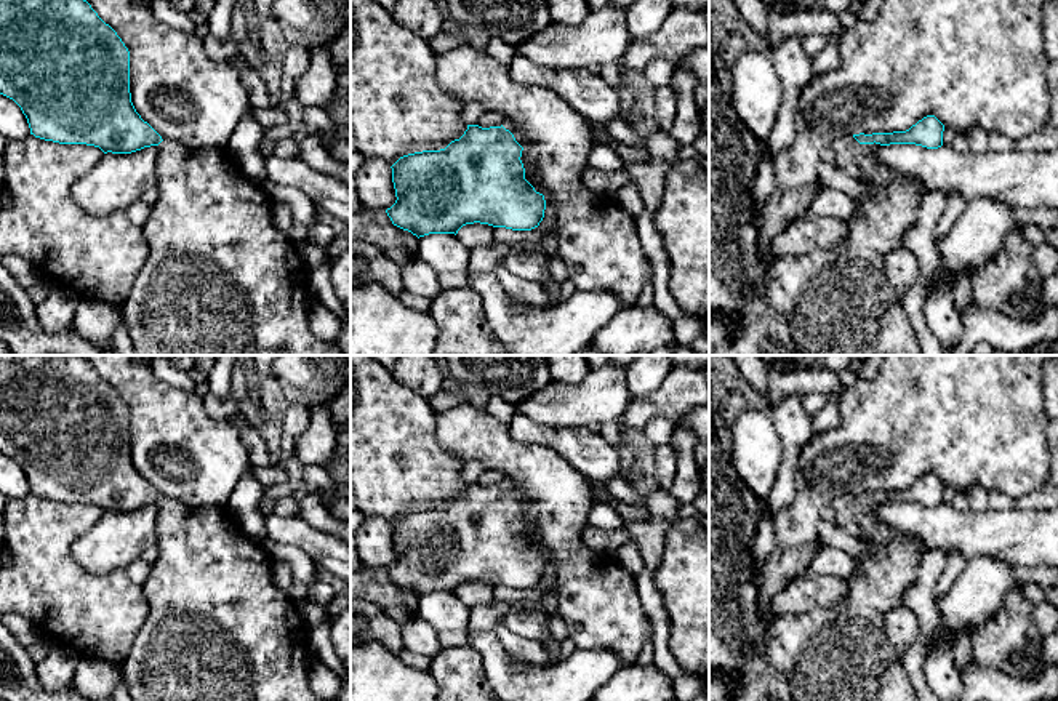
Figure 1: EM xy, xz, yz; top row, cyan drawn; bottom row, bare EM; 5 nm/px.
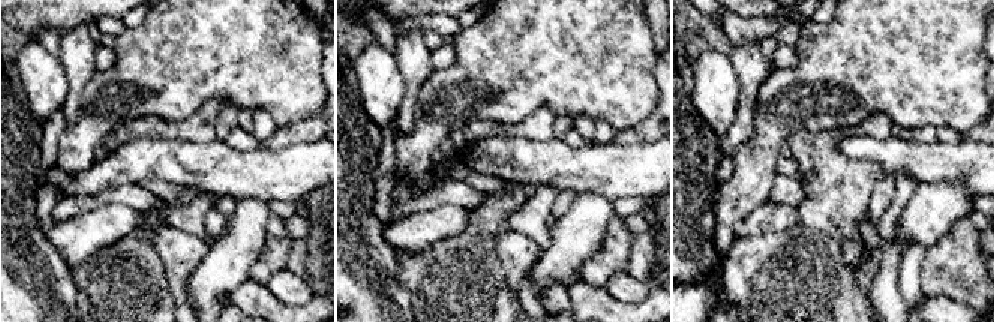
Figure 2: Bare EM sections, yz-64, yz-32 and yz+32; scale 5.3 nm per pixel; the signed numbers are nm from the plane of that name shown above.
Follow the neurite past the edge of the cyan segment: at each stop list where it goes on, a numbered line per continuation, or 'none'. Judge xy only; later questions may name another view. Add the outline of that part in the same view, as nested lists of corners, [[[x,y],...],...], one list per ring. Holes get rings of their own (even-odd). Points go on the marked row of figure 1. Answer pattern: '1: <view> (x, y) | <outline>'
1: xy (220, 279) | [[[163,139],[155,162],[158,198],[142,226],[149,256],[120,306],[138,355],[344,355],[309,328],[309,267],[293,234],[274,226],[272,200],[246,179],[227,149],[192,150]]]

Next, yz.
1: yz (839, 301) | [[[842,136],[836,139],[836,142],[832,144],[836,165],[839,166],[842,174],[858,179],[869,187],[868,195],[856,198],[858,211],[847,219],[850,226],[850,232],[847,238],[837,246],[829,248],[829,250],[818,250],[818,251],[812,251],[808,254],[802,254],[796,258],[776,258],[776,259],[771,259],[768,264],[768,299],[770,299],[771,307],[786,318],[791,338],[792,338],[794,352],[797,355],[920,355],[920,344],[919,344],[916,330],[912,328],[909,317],[901,304],[901,299],[895,293],[895,288],[892,286],[885,274],[885,258],[888,253],[904,246],[901,242],[901,235],[914,222],[920,202],[924,198],[925,189],[920,184],[920,181],[911,179],[904,176],[903,173],[893,171],[887,168],[884,163],[880,163],[879,158],[876,157],[876,150],[879,149],[879,146],[880,144],[876,144],[876,142],[860,144],[853,136]]]

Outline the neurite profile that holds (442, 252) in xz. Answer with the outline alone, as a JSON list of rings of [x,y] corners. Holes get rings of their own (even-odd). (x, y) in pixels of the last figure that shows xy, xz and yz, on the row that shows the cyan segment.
[[[429,234],[418,238],[416,258],[437,274],[467,270],[471,250],[455,234]]]

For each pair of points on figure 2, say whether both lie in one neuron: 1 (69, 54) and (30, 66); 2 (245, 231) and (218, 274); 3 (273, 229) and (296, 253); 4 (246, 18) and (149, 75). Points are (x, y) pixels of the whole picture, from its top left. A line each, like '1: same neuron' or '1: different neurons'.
1: different neurons
2: same neuron
3: different neurons
4: same neuron

